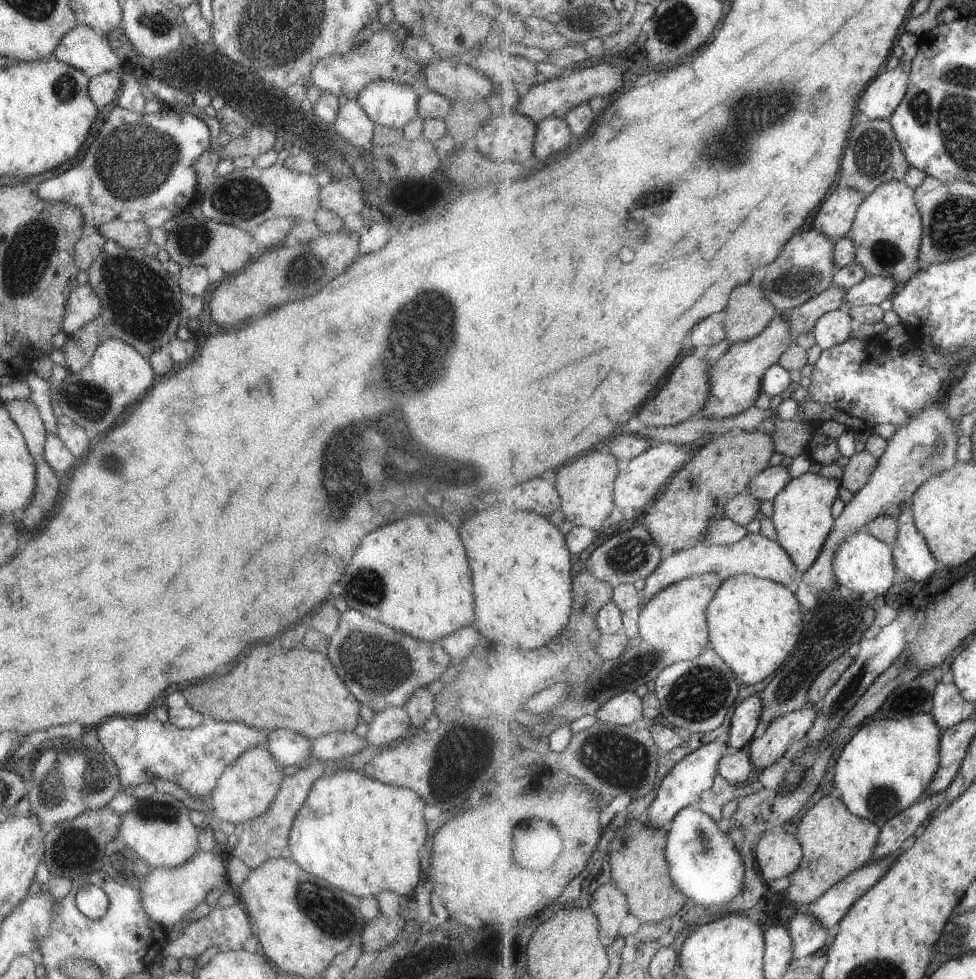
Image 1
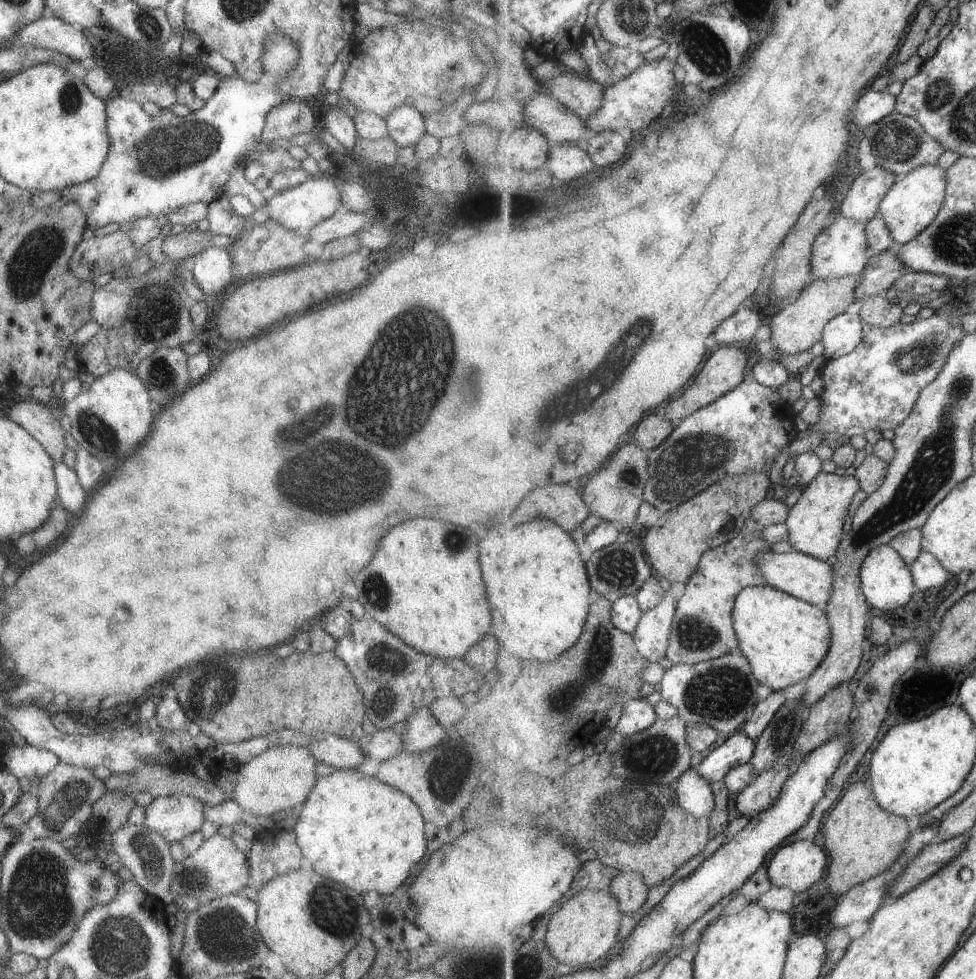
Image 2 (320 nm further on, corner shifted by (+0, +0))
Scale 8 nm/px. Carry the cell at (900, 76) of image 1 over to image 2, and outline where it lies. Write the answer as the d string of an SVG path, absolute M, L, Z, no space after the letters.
M869 90L860 97L852 112L853 125L860 132L872 131L877 122L895 112L897 101L898 98L889 94L887 90Z

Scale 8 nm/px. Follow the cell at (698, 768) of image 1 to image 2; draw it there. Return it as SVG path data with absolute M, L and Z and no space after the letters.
M739 731L710 752L696 770L709 782L721 782L735 767L749 764L755 751L756 740Z

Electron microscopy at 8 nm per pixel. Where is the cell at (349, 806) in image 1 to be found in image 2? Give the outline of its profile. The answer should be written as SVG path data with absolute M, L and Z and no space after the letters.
M325 769L302 802L298 822L295 822L292 830L302 862L319 876L353 889L360 895L369 890L386 895L403 884L411 866L415 866L425 854L423 823L415 803L396 788L379 782L373 776L364 775L357 769Z

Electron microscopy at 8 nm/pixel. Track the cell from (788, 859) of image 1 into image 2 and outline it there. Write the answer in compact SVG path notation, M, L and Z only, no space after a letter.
M798 840L775 850L767 865L773 885L803 894L821 878L826 878L830 854L813 840Z

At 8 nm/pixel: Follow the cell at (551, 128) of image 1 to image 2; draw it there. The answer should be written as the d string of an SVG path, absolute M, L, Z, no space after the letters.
M559 145L550 150L547 170L561 182L569 182L587 176L591 170L595 170L595 161L587 150L580 146Z

